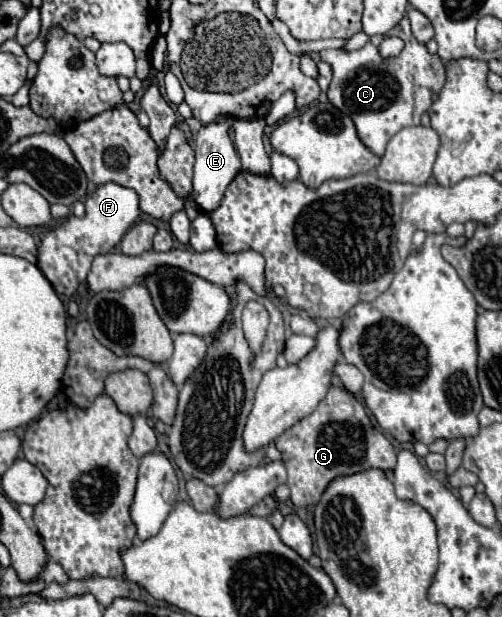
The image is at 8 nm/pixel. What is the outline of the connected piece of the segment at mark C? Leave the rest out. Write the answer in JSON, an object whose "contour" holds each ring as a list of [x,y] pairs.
{"contour":[[[405,17],[395,25],[387,37],[399,37],[405,43],[405,49],[399,57],[381,59],[377,47],[381,37],[371,37],[367,45],[359,51],[343,53],[341,49],[321,51],[321,59],[331,63],[333,79],[329,85],[329,101],[347,113],[357,127],[361,141],[375,153],[383,155],[387,141],[407,125],[419,125],[421,115],[431,107],[431,95],[441,91],[445,83],[445,67],[439,55],[431,55],[423,43],[419,43],[409,27]]]}

